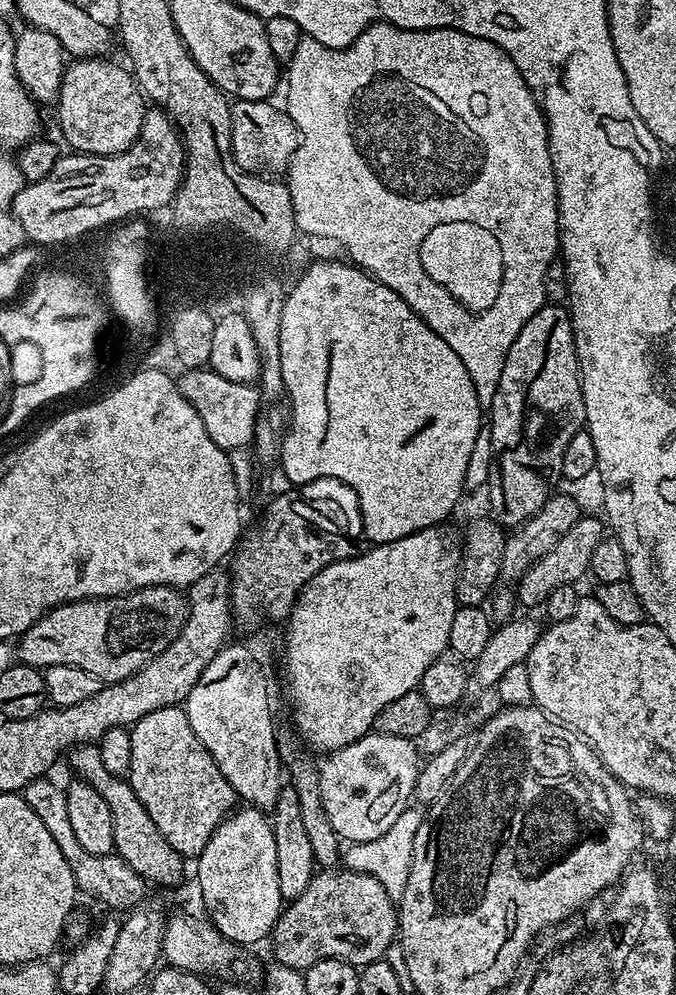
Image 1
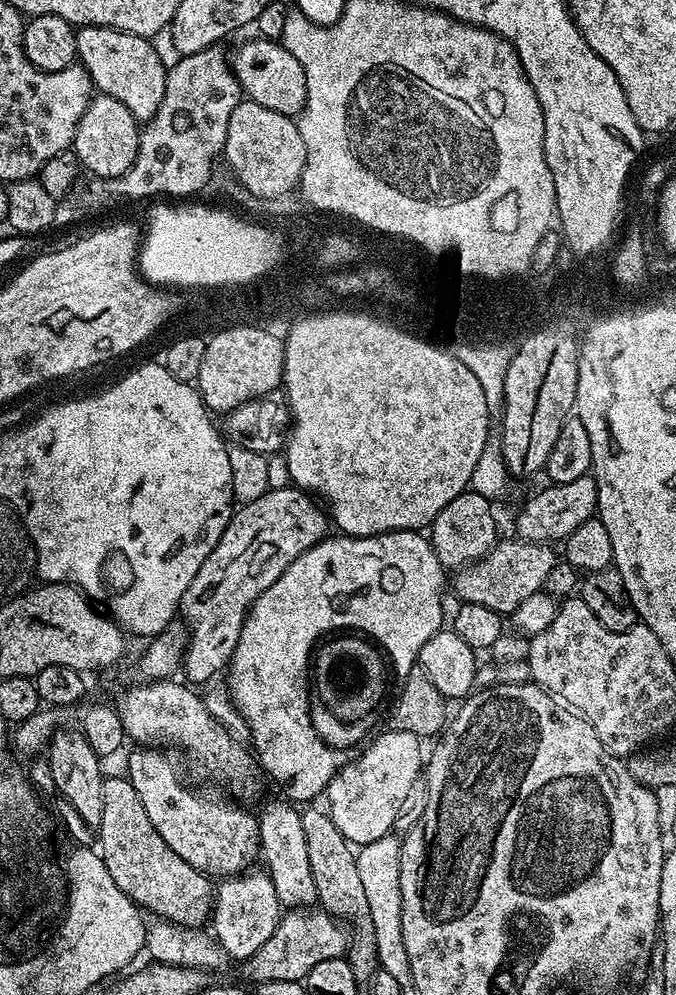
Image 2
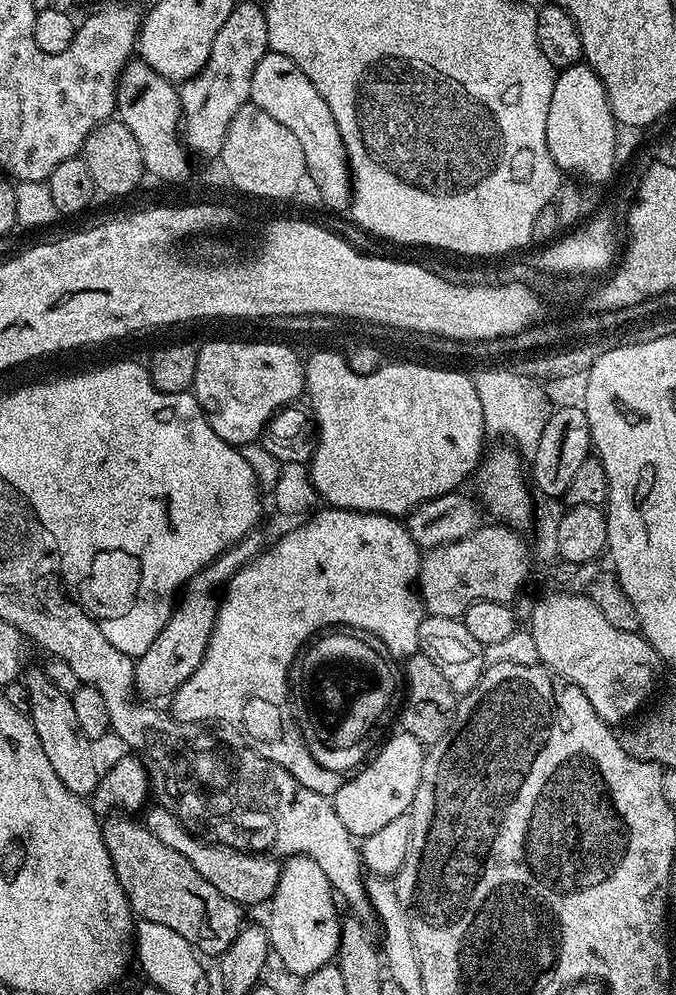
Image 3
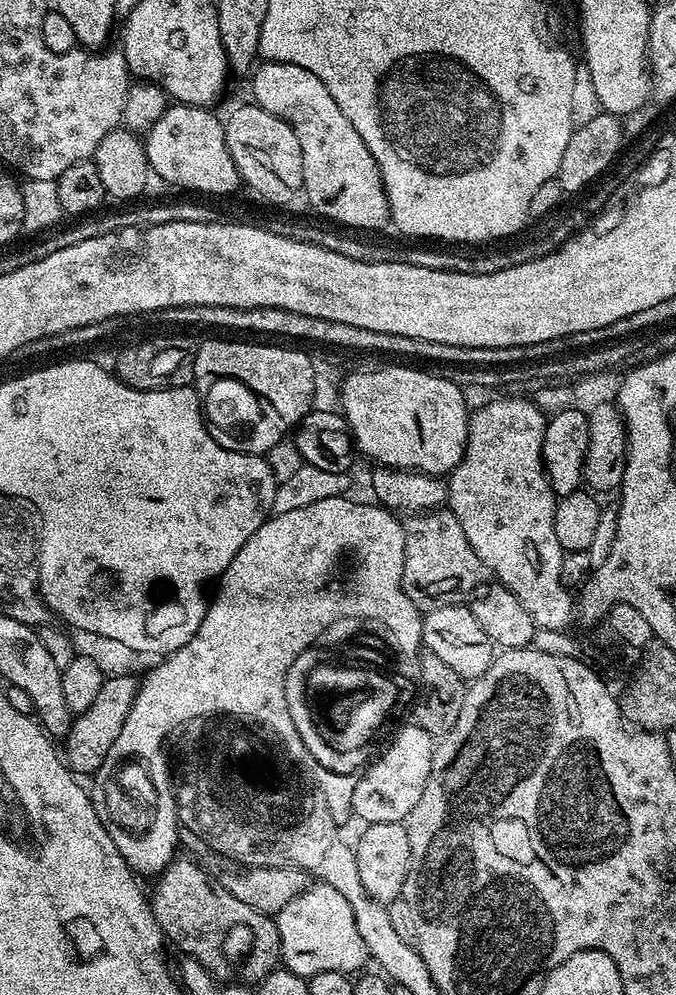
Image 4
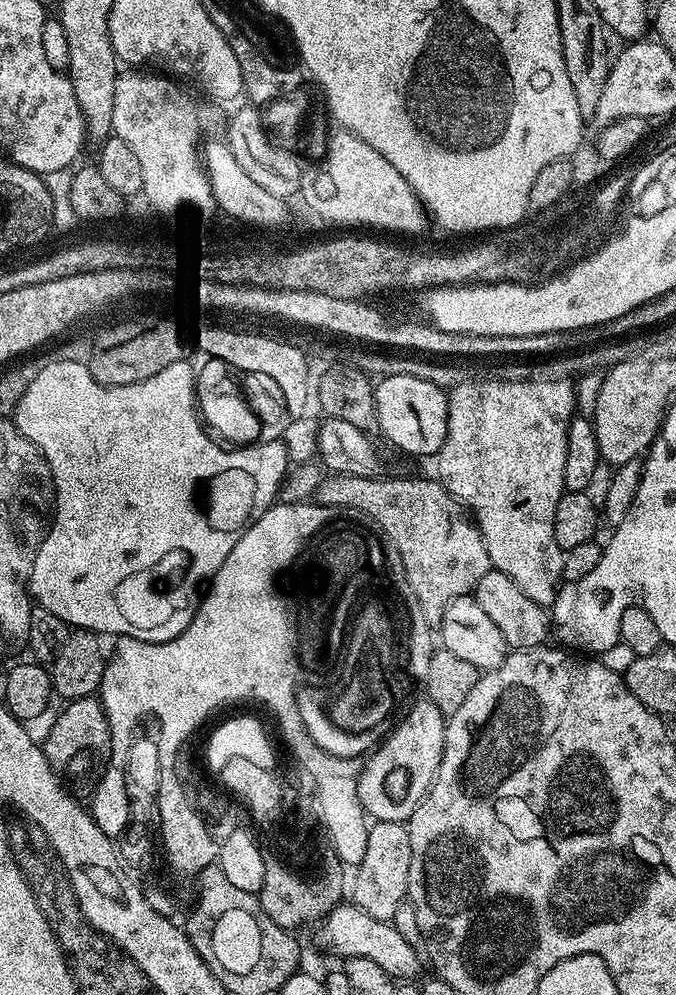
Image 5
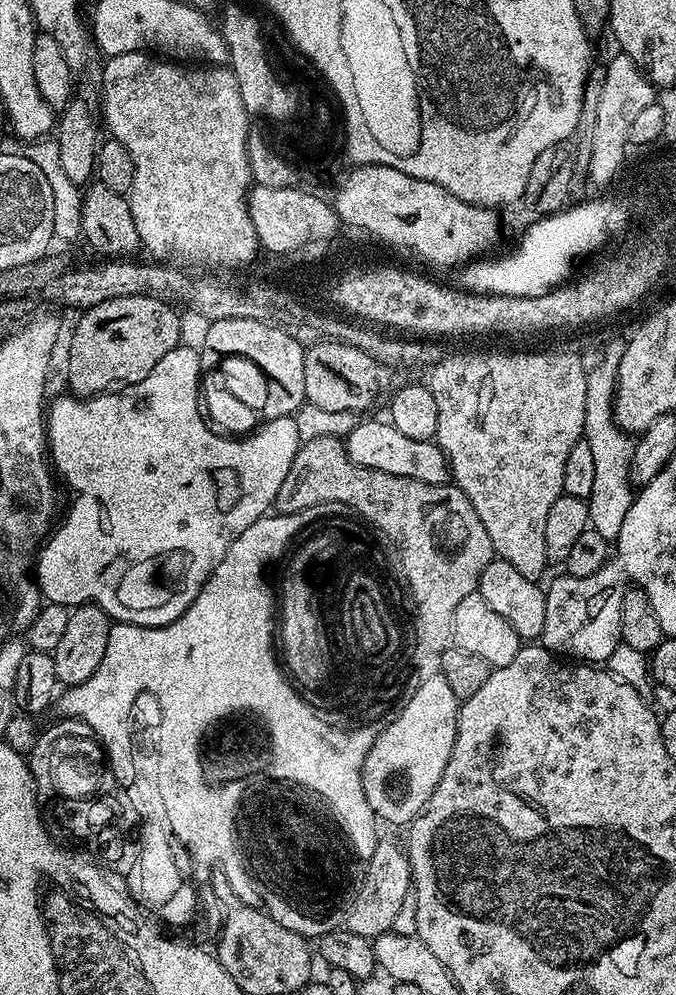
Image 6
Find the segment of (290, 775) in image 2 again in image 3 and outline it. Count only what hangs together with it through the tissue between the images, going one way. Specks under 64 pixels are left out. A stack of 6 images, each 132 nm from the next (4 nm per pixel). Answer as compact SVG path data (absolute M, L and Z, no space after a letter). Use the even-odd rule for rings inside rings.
M331 506L321 507L319 510L313 511L297 528L292 528L273 548L265 547L259 556L256 556L249 564L239 568L227 582L226 587L222 592L220 601L220 609L216 615L214 622L214 630L208 639L206 646L206 654L202 658L202 662L198 666L198 670L194 670L194 674L190 678L186 678L186 682L182 682L182 686L177 692L172 693L170 703L172 703L172 716L175 719L191 718L191 717L219 717L220 715L228 715L236 723L241 736L224 736L218 733L201 734L197 736L183 736L180 732L181 727L173 723L171 725L169 736L161 739L160 745L157 748L148 748L148 752L152 752L152 768L147 771L150 777L150 788L154 793L155 799L161 805L168 808L185 825L191 833L201 838L207 838L213 844L225 844L227 847L232 847L234 850L251 853L267 853L276 844L276 807L278 804L272 804L272 800L276 800L276 772L274 766L282 766L280 772L286 770L284 776L291 774L296 779L296 788L306 786L306 790L314 790L318 794L328 796L328 784L334 782L334 778L341 776L341 773L330 770L326 766L318 764L318 770L312 772L312 767L316 765L314 754L308 749L308 743L304 741L304 736L300 733L300 725L297 717L294 715L294 708L288 705L288 671L293 671L294 665L297 663L298 657L302 652L302 644L300 648L300 640L307 641L309 639L308 632L316 632L323 624L336 624L332 626L344 626L340 624L349 624L349 629L356 630L359 625L362 629L378 634L378 636L386 636L386 642L390 642L391 655L400 656L399 658L407 658L413 656L420 647L418 642L418 630L420 623L424 621L425 613L422 611L422 604L419 599L414 598L414 585L417 583L420 575L420 562L422 559L421 549L417 547L414 538L410 536L405 525L401 523L395 516L383 516L380 512L355 512L354 510L346 510L345 508L334 508ZM246 740L253 740L256 743L256 748L265 756L266 759L260 764L260 773L257 774L256 780L260 784L252 784L252 759L255 758L256 752L250 745L244 744Z

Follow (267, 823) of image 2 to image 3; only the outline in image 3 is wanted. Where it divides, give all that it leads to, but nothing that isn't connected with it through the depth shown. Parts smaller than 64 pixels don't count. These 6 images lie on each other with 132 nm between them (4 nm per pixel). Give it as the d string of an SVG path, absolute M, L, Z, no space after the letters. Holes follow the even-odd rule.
M290 856L283 861L268 912L266 927L271 951L296 978L314 974L322 966L333 963L340 950L342 916L336 913L337 901L326 874L309 856Z

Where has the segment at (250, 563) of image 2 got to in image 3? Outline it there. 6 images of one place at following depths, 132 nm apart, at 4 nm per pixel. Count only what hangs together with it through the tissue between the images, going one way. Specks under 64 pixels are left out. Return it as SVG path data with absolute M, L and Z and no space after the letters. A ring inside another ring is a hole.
M249 534L225 550L214 562L210 562L198 574L194 574L184 585L182 595L177 599L166 626L154 638L150 650L146 654L135 657L135 668L133 670L133 682L135 684L135 695L148 702L156 702L159 696L171 697L177 692L198 670L202 658L206 654L206 646L210 634L214 630L216 615L220 609L222 589L227 585L228 579L235 574L239 568L249 564L262 551L262 543L256 534Z

